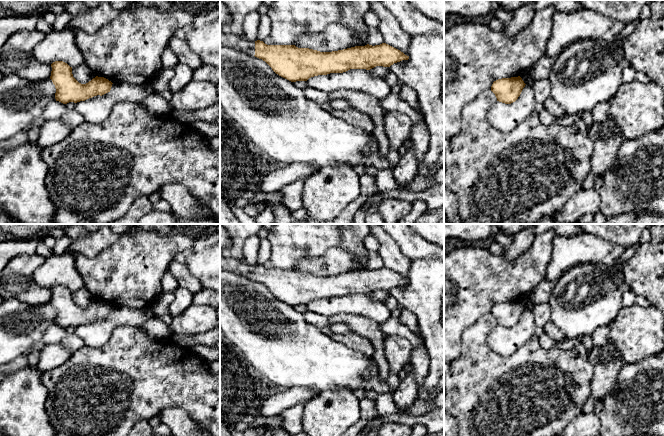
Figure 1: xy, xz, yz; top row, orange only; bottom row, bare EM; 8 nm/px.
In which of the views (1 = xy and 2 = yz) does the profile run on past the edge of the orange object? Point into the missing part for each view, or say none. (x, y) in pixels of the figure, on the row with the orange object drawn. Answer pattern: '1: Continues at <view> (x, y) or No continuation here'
1: No continuation here
2: No continuation here

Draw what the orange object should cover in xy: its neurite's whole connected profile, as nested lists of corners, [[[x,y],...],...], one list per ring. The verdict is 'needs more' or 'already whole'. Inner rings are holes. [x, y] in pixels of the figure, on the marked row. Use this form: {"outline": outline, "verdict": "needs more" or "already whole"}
{"outline": [[[63,61],[51,64],[50,79],[56,88],[55,99],[63,104],[85,101],[97,95],[110,92],[112,82],[104,77],[96,76],[86,84],[79,83],[72,74],[72,67]]], "verdict": "already whole"}

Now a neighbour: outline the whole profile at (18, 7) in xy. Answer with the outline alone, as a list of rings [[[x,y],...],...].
[[[0,0],[3,7],[15,15],[41,15],[41,10],[62,0]]]

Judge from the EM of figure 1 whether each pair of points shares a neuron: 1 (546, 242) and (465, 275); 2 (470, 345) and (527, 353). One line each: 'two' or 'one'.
1: one
2: one

